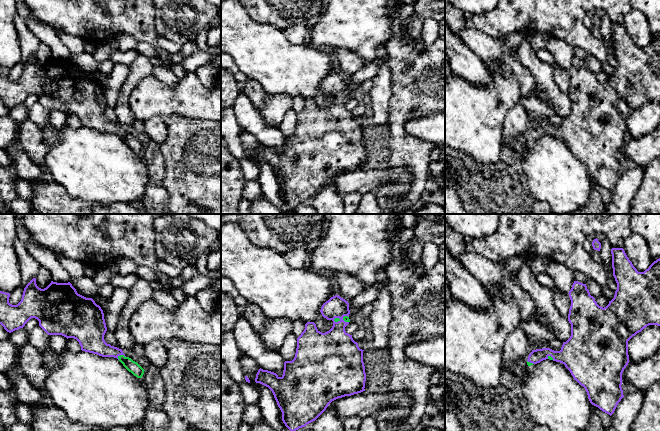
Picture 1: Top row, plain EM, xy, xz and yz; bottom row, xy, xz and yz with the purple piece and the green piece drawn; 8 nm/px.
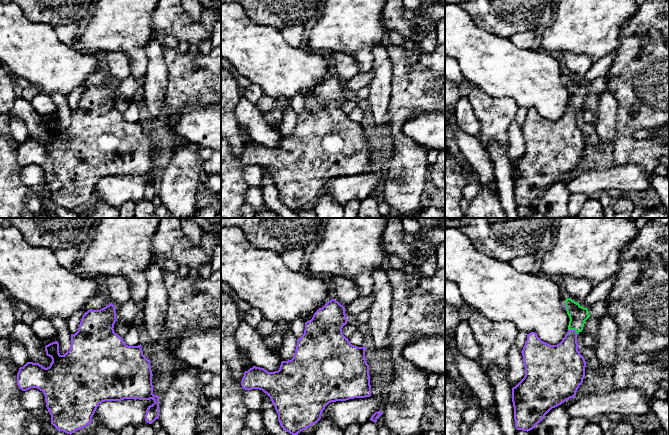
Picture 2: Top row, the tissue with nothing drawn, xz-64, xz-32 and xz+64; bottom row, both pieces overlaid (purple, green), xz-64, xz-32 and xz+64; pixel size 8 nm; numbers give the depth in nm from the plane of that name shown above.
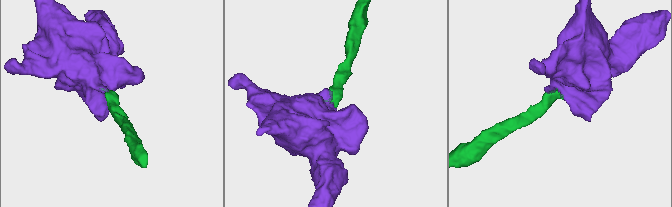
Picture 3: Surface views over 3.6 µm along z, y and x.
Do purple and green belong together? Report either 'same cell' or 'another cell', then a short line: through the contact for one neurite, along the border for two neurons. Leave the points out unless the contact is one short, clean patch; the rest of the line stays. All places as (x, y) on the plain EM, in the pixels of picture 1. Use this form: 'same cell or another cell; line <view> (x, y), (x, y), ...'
same cell; line xy (93, 117), (105, 126), (121, 130), (132, 142)

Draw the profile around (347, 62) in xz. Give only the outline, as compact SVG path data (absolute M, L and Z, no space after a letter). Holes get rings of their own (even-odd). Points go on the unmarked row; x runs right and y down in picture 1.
M334 49L334 59L336 63L336 71L349 77L355 74L364 66L364 60L356 53L346 49Z

